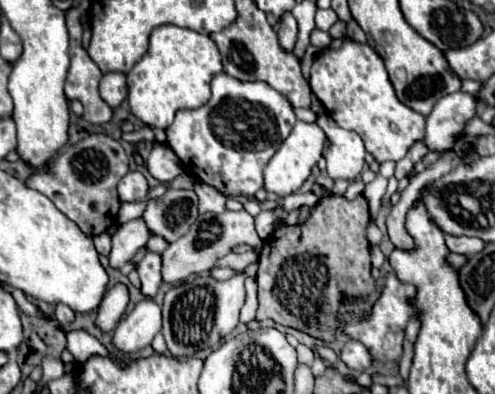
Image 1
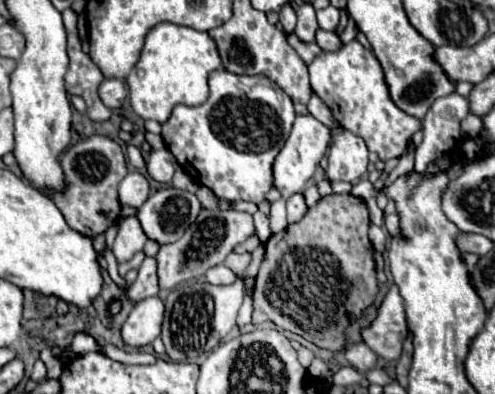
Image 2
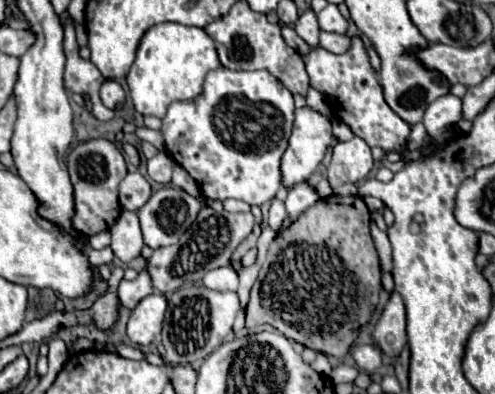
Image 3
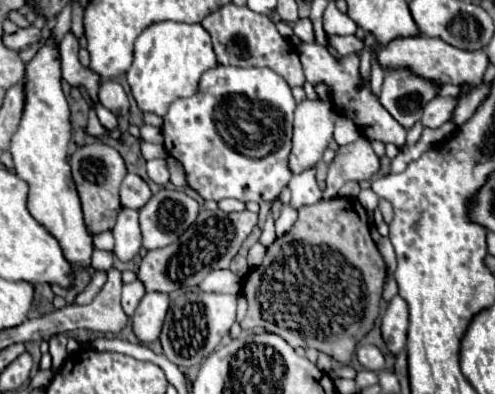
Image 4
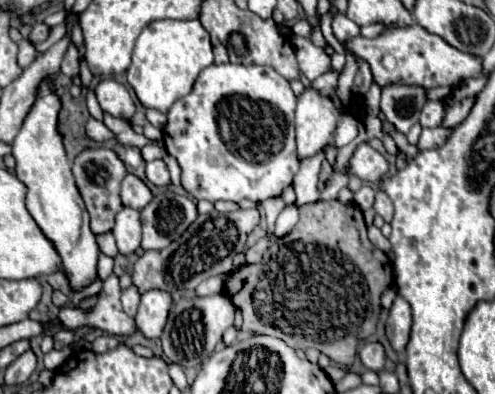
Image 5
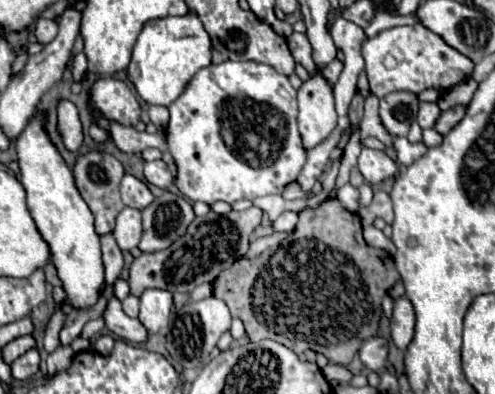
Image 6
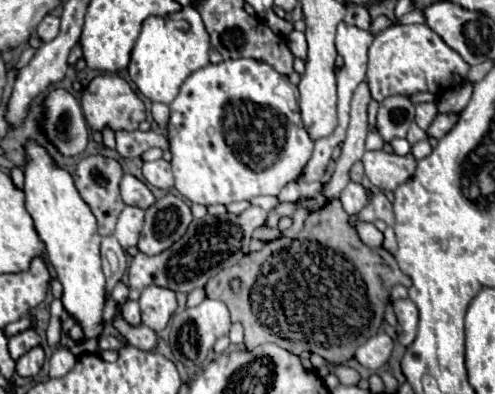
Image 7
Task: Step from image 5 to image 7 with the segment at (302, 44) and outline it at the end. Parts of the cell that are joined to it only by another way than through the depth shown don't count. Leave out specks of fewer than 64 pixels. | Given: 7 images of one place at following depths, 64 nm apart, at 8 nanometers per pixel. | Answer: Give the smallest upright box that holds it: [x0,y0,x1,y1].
[288,32,308,60]

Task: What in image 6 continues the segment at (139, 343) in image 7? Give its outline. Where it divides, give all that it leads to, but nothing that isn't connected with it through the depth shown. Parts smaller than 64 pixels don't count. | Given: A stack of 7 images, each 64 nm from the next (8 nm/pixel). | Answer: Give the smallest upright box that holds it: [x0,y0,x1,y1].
[104,294,148,342]

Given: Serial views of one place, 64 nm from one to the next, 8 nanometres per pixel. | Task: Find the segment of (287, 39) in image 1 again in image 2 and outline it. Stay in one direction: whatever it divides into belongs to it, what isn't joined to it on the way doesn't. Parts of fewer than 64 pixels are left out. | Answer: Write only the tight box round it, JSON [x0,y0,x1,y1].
[280,6,296,36]

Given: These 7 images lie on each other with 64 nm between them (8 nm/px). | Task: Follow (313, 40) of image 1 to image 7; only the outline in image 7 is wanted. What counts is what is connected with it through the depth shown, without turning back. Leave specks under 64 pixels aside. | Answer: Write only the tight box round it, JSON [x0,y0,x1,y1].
[366,24,470,102]

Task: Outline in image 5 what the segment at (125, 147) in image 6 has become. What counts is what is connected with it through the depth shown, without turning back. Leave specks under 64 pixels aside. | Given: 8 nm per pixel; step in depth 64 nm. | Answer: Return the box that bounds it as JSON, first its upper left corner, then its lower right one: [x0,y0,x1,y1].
[102,114,162,148]

